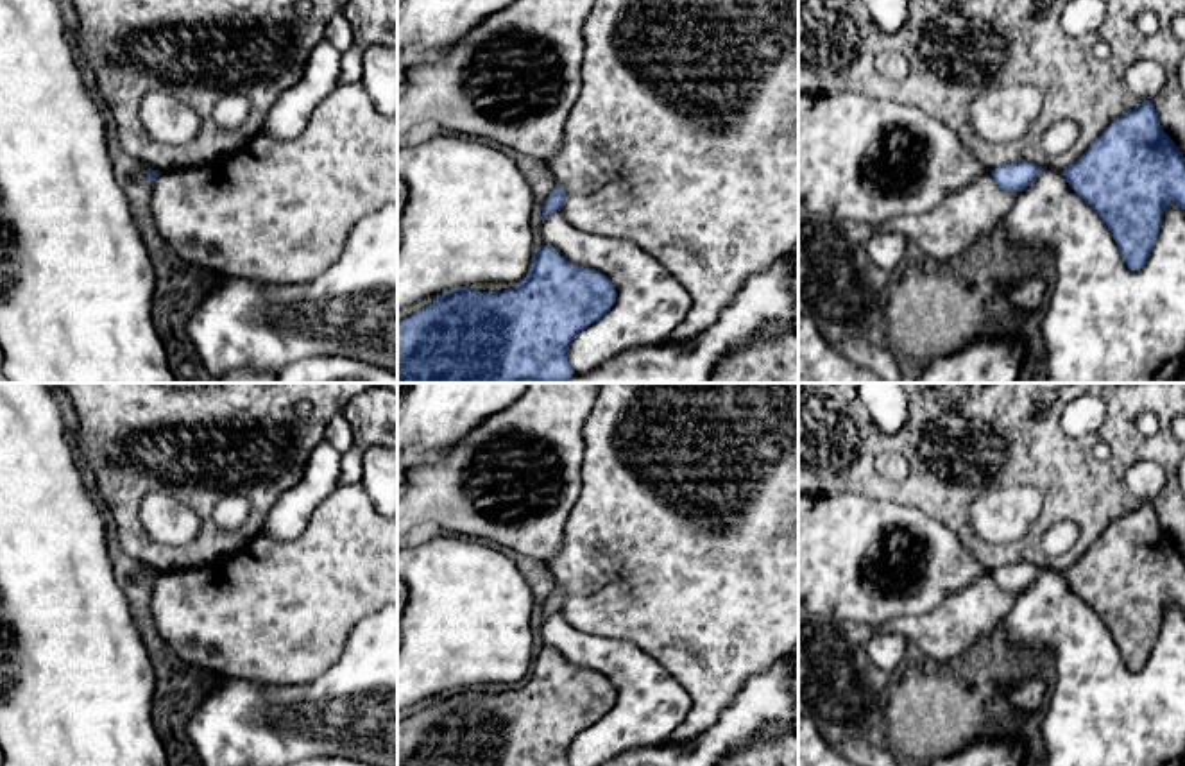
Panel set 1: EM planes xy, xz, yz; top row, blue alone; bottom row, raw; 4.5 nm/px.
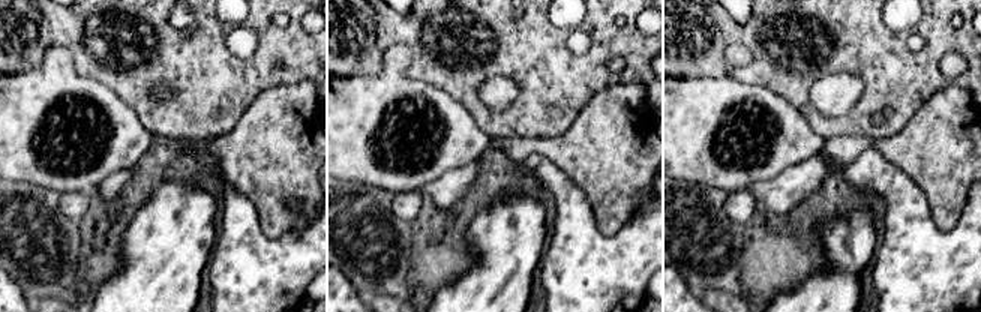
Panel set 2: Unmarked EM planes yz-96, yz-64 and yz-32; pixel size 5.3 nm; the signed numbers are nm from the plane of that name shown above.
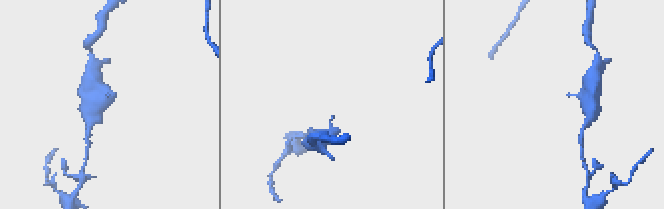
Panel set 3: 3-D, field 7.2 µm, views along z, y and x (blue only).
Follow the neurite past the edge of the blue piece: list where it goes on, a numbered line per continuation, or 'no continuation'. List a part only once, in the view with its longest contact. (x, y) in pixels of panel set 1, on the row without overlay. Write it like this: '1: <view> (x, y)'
no continuation

